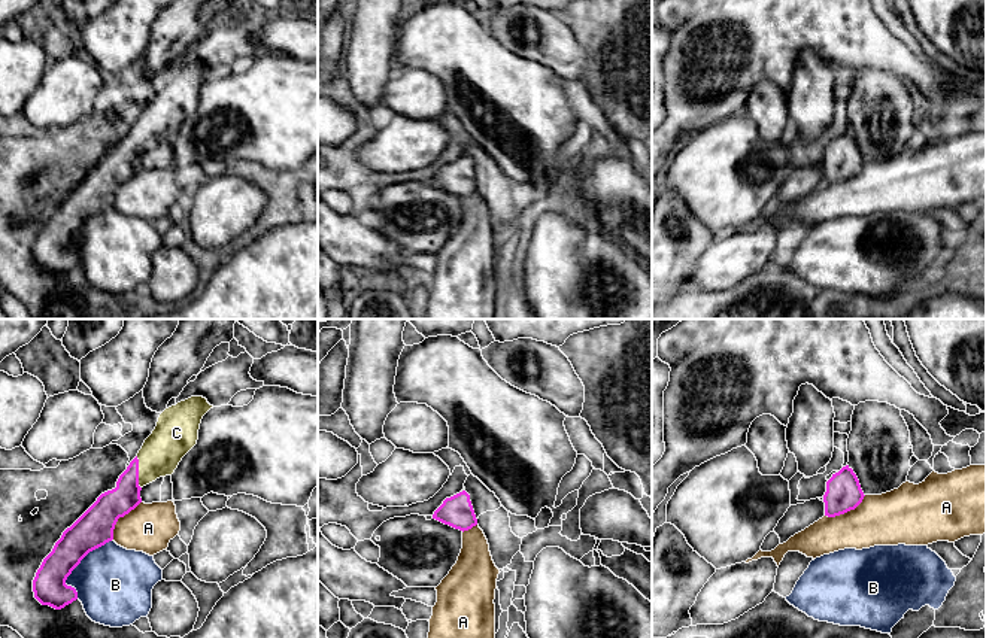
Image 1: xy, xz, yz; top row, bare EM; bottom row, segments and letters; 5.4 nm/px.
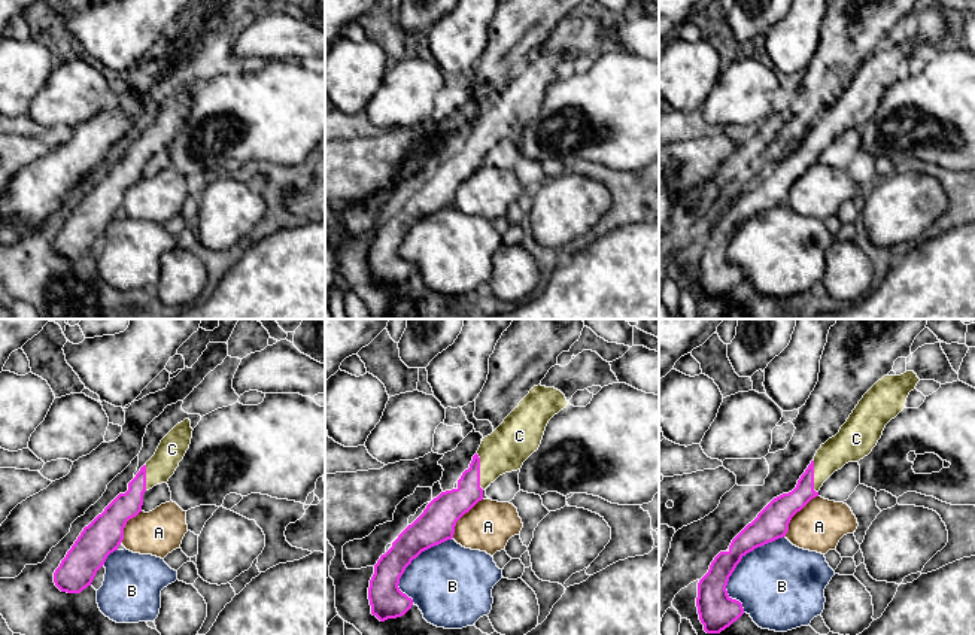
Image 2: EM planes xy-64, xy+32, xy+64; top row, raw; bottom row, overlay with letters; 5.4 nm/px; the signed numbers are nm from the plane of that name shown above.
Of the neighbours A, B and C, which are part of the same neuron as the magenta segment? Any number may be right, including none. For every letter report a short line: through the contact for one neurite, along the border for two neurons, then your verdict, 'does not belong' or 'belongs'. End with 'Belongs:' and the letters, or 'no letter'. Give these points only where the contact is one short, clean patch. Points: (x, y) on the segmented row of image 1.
A: line xy (140, 501), (118, 519), (111, 540); does not belong
B: does not belong
C: belongs
Belongs: C

